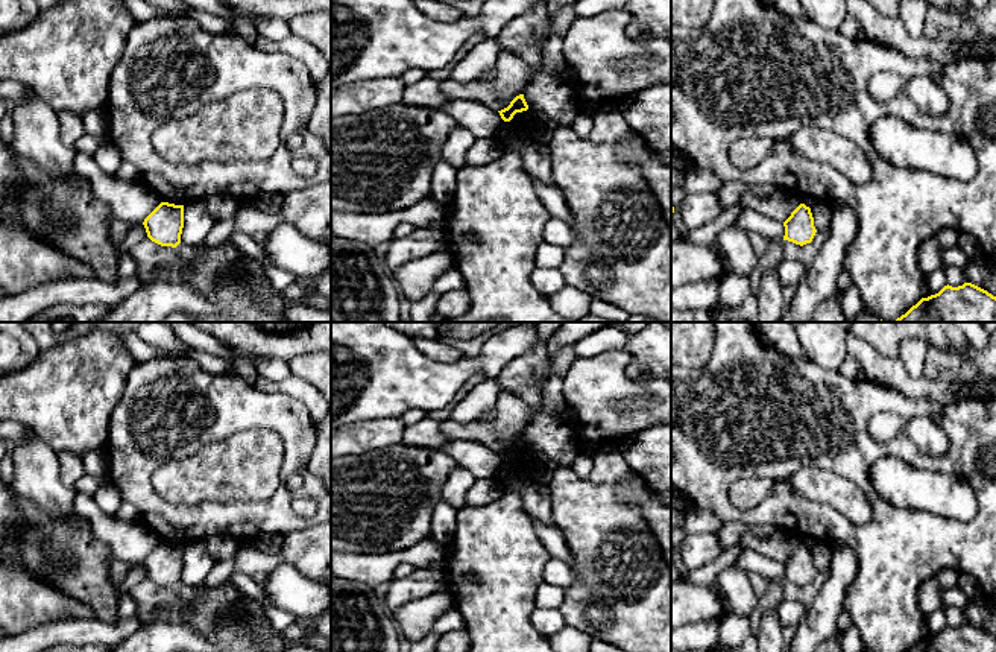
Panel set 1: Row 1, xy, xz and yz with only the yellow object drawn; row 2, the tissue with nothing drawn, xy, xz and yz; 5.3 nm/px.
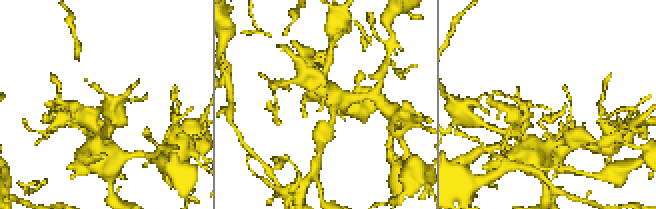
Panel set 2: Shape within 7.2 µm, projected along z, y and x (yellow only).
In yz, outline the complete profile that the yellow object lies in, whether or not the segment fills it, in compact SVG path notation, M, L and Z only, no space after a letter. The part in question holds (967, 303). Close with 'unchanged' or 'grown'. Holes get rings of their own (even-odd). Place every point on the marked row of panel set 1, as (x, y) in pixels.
M964 283L958 287L952 287L947 284L938 293L922 298L916 305L912 305L896 321L881 319L881 322L996 322L996 296L972 283Z | unchanged

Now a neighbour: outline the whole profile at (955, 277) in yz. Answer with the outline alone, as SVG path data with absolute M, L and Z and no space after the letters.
M946 266L946 267L943 267L943 271L944 271L944 277L946 277L949 286L958 287L958 286L963 286L964 283L967 283L966 274L963 269L960 269L957 266Z

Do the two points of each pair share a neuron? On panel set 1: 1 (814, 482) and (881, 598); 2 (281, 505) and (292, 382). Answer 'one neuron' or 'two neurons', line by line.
1: two neurons
2: two neurons

